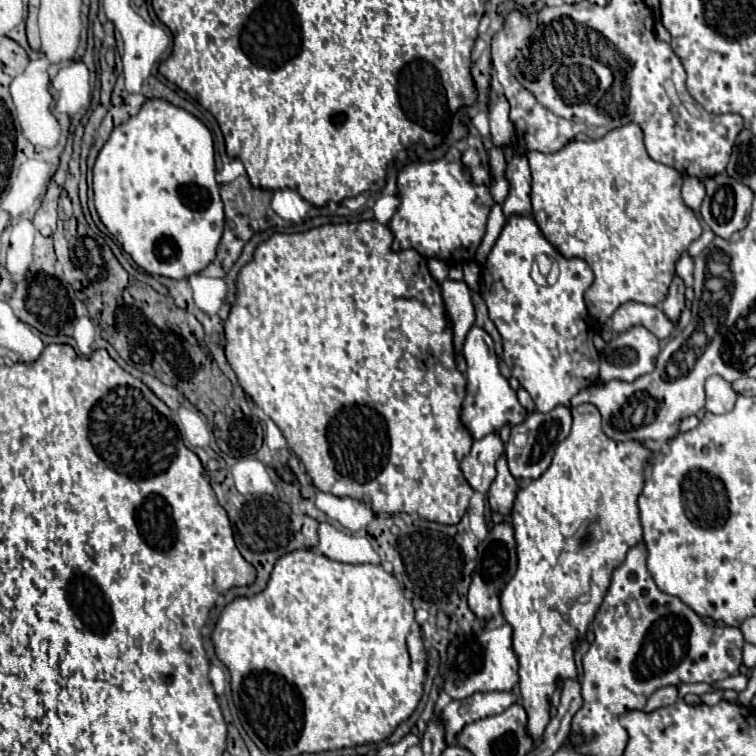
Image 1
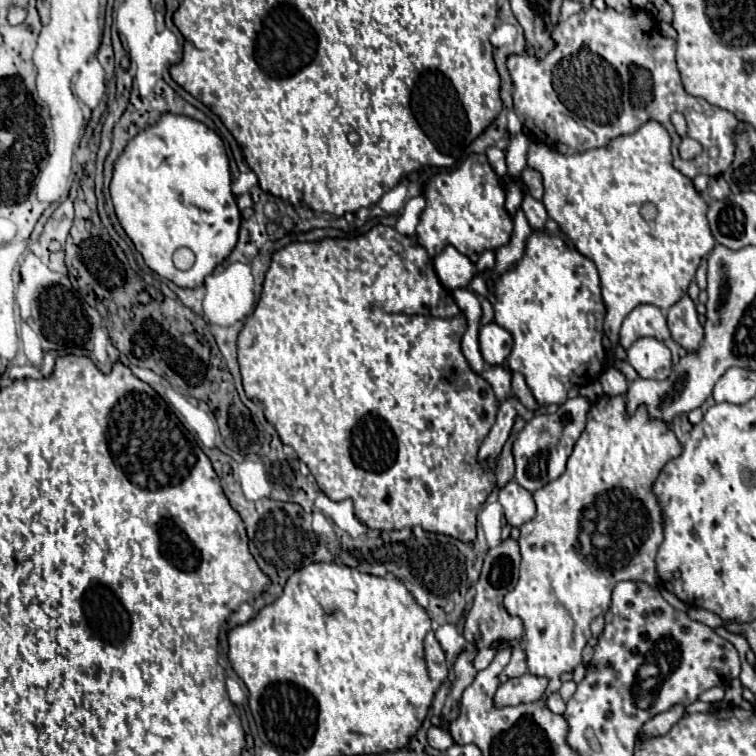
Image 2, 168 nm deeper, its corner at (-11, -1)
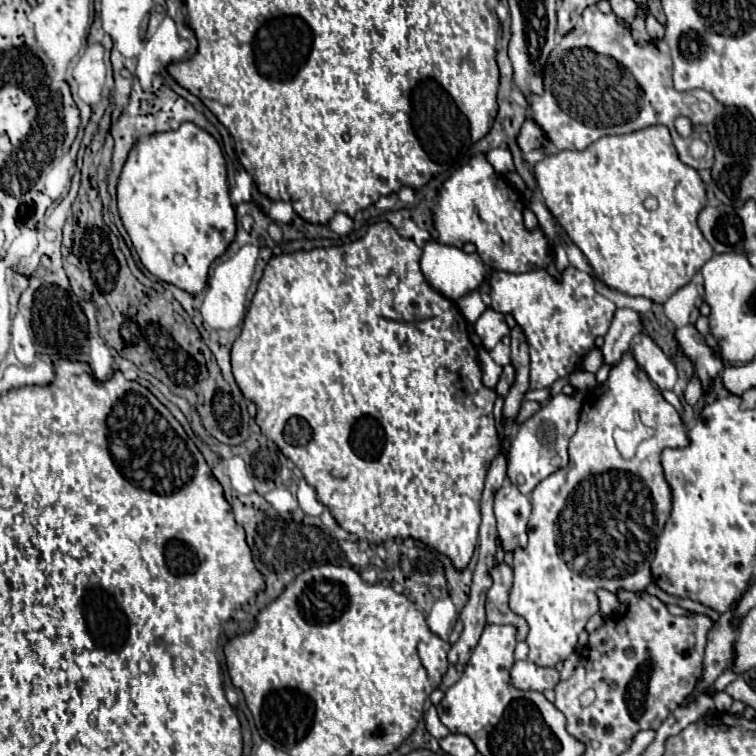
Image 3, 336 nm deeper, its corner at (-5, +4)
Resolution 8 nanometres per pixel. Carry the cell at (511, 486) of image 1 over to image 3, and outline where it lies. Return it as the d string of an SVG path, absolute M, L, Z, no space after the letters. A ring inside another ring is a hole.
M505 483L495 493L495 517L497 533L501 537L503 549L513 551L515 547L525 547L527 535L525 525L531 515L531 501L513 483Z

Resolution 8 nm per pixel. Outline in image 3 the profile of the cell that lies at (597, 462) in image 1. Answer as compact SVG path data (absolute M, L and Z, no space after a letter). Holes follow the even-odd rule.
M631 351L613 365L609 379L595 387L593 393L595 397L585 399L585 409L579 415L579 429L571 437L567 467L545 477L531 493L533 513L527 525L529 543L525 549L515 549L515 579L509 589L509 607L527 621L529 635L525 641L529 645L529 661L541 667L555 667L575 651L579 633L585 629L589 617L599 611L599 589L613 593L621 587L629 591L645 591L647 585L651 585L649 565L653 561L657 539L671 513L671 489L663 477L659 455L667 447L677 449L689 443L677 409L663 399L659 389L655 389L649 377L639 369ZM635 415L645 419L645 425L655 433L653 439L647 439L637 447L633 459L623 459L615 445L613 429L635 427Z

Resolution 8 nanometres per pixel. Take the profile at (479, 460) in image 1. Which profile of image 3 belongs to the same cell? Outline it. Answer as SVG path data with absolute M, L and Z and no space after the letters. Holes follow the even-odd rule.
M505 365L505 367L503 367L503 375L501 375L501 379L499 379L497 387L495 387L495 393L497 393L499 397L505 397L505 395L509 393L513 381L515 381L515 369L513 369L511 365Z

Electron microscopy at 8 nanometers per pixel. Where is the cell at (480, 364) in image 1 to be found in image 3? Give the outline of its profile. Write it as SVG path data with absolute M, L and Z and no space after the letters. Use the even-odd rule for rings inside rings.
M487 309L477 321L475 321L475 333L479 335L481 343L487 351L491 351L503 337L509 335L509 327L505 323L505 317L493 309Z

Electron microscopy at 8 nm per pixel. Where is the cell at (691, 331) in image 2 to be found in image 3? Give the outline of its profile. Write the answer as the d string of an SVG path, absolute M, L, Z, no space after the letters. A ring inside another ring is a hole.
M691 323L683 325L683 327L677 327L675 329L675 339L677 339L681 351L695 365L695 371L697 371L703 387L707 387L709 381L715 379L719 375L719 371L723 369L723 361L715 355L713 347L707 345L705 337Z

